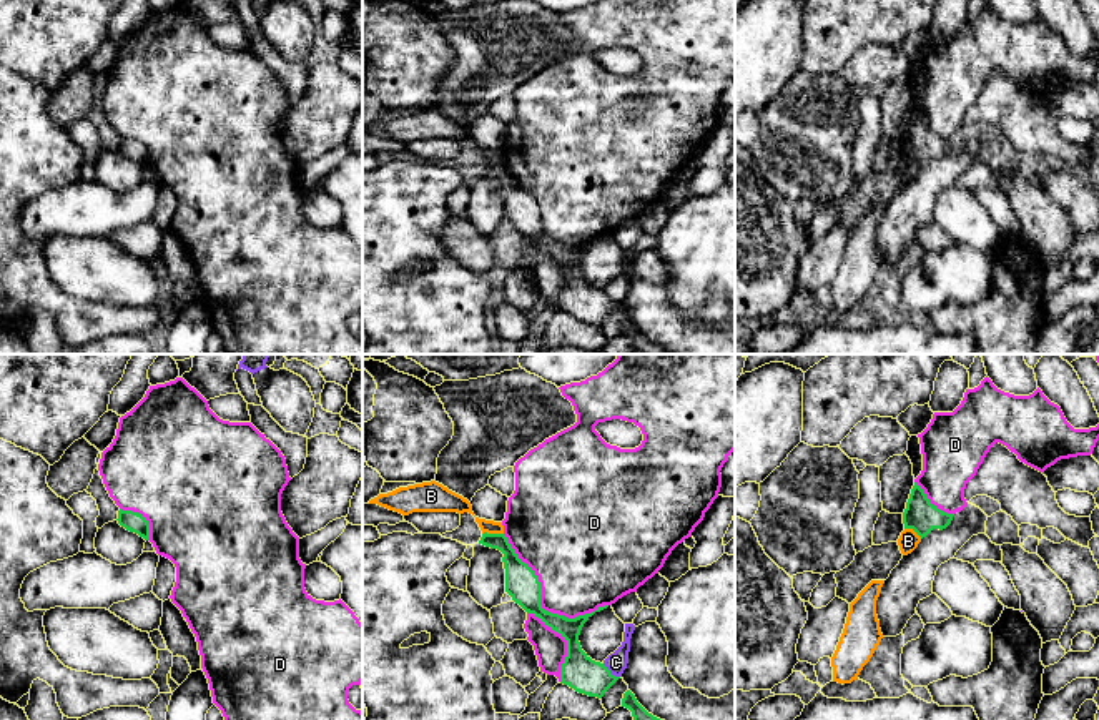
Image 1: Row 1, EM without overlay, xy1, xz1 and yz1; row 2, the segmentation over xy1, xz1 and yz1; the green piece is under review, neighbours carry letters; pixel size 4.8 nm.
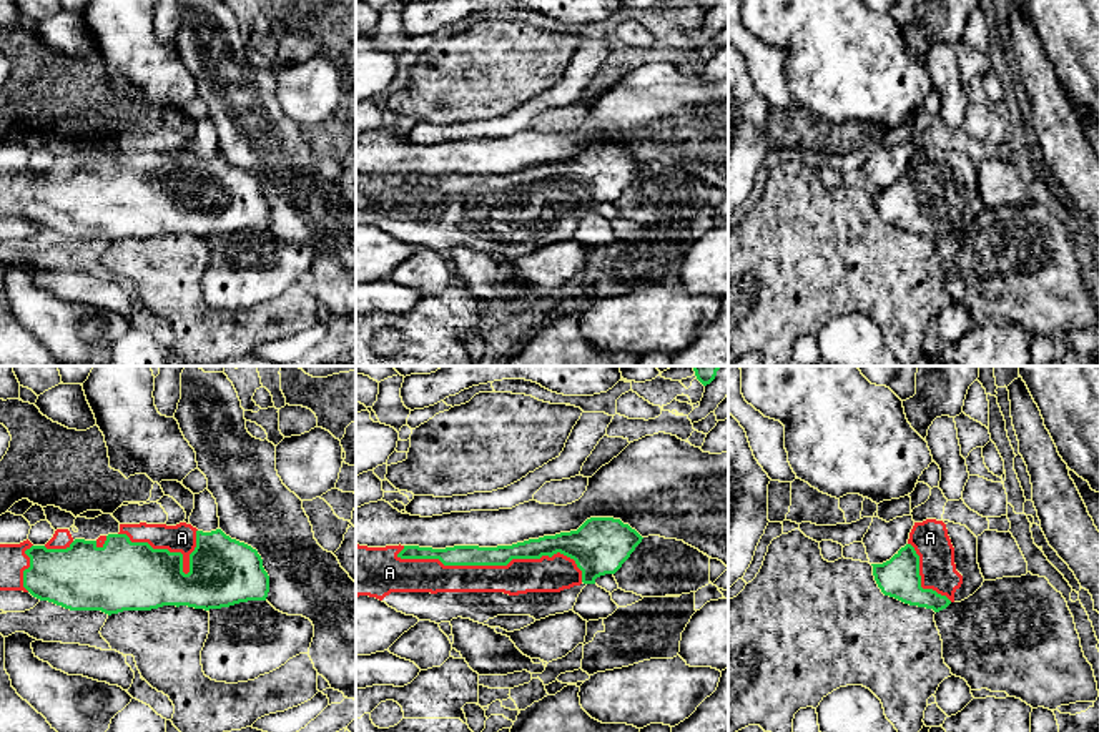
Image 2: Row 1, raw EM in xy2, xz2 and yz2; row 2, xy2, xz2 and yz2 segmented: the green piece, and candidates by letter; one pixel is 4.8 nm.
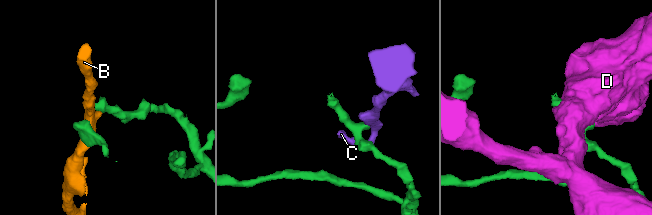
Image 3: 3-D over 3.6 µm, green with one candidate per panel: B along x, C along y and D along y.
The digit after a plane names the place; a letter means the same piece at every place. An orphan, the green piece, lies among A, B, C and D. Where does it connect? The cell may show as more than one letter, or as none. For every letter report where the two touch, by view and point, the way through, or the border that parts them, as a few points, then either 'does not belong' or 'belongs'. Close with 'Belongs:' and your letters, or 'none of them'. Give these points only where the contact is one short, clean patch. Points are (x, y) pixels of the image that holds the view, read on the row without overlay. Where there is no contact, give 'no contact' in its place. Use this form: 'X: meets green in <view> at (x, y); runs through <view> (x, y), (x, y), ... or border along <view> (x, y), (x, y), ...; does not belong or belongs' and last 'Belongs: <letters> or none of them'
A: meets green in xz2 at (496, 192); belongs
B: meets green in xz1 at (492, 162); border along xz1 (502, 160), (482, 162); does not belong
C: meets green in xz1 at (609, 300); border along xz1 (602, 291), (619, 305); does not belong
D: meets green in xz1 at (539, 231); does not belong
Belongs: A

